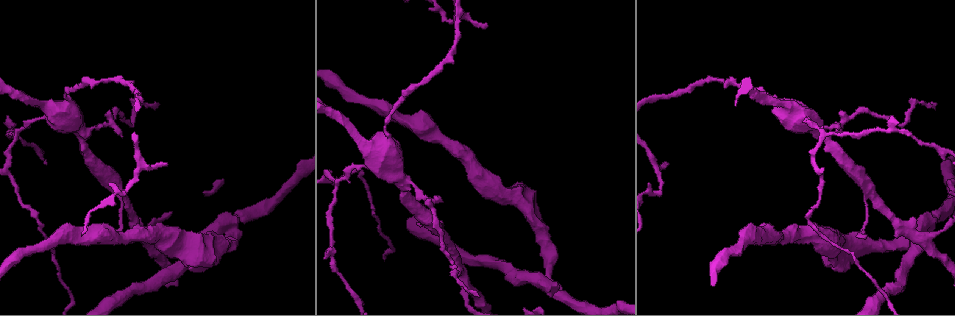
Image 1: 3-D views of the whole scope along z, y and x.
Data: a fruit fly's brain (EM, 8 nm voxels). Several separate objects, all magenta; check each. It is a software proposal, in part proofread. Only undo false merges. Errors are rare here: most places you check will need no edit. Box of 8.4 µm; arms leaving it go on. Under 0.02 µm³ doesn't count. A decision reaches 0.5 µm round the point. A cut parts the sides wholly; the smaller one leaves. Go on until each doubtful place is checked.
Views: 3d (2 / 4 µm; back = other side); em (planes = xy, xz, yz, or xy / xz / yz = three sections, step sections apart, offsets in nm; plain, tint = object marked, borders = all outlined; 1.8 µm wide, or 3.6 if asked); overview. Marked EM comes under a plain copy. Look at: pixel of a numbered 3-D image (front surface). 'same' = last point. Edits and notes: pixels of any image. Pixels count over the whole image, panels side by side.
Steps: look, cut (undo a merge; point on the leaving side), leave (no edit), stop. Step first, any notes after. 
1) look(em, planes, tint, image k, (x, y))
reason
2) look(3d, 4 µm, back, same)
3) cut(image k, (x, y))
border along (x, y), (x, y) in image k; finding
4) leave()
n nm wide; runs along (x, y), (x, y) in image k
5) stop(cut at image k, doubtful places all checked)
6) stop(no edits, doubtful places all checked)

look(3d, 4 µm, image 1, (17, 131))
three-way junction

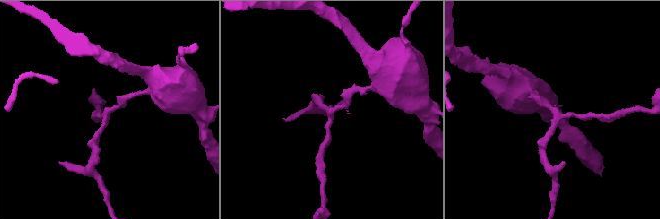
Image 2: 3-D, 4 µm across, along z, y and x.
look(em, xy, step 4, tint, image 2, (106, 112))
3 arms; now the EM

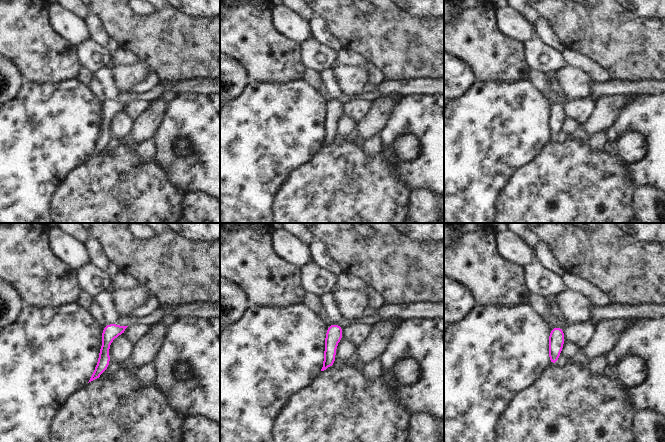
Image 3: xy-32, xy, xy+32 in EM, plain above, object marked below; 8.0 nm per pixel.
look(em, planes, borders, same)

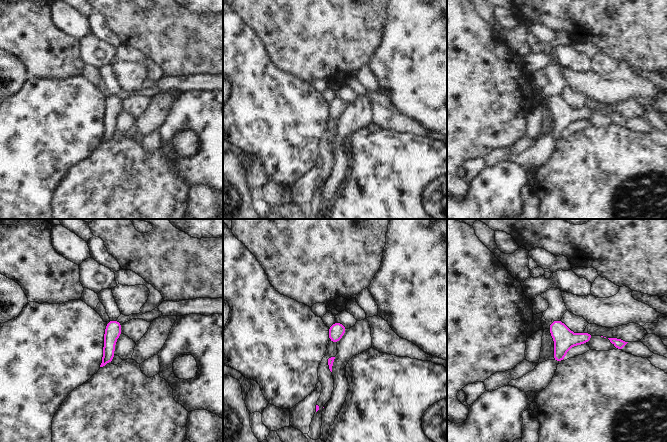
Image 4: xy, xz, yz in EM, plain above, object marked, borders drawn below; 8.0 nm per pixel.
leave()
130 nm wide; one neuron here

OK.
look(em, 3.6 µm, xy, step 8, tint, image 1, (787, 109))
thick turns thin

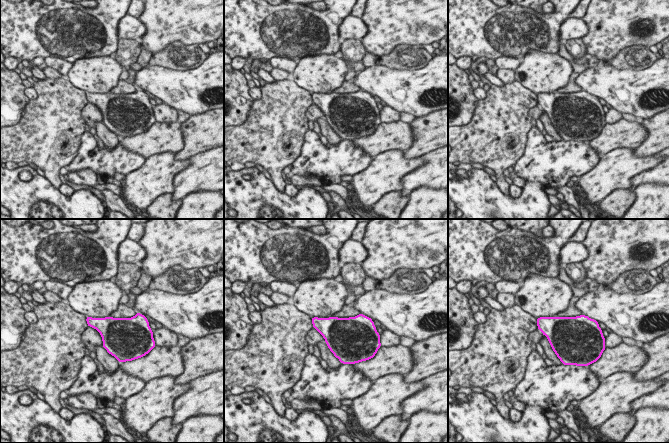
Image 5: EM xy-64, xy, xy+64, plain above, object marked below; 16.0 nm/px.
look(em, 3.6 µm, planes, tint, same)

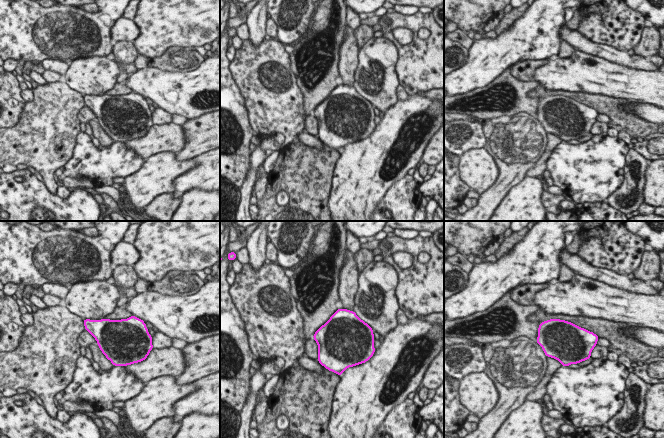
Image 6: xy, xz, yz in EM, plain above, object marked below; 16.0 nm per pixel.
leave()
600 nm wide; one neuron here

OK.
look(3d, 4 µm, back, image 1, (550, 284))
three arms meet

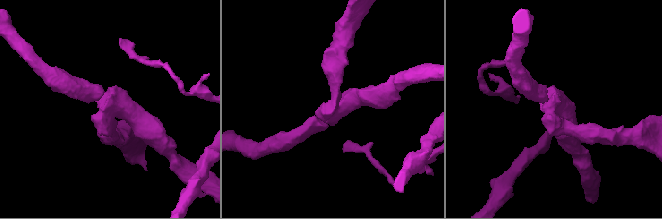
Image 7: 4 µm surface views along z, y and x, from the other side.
look(em, 3.6 µm, planes, tint, image 7, (108, 118))
3 arms; arms of 260, 280, 380 nm; need the tissue

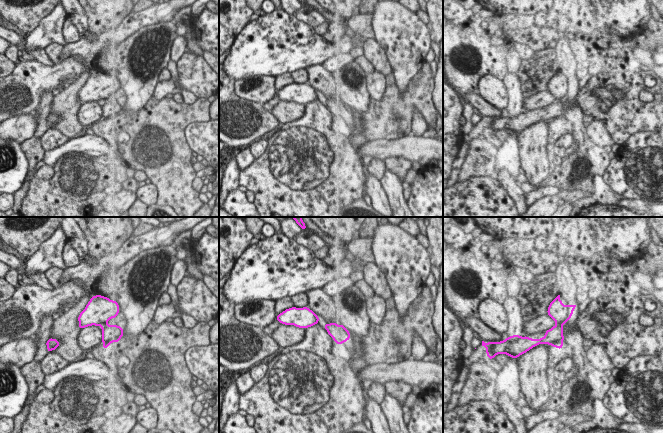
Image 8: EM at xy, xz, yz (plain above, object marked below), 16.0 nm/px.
cut(image 8, (557, 311))
border along (557, 324), (562, 325) in image 8; a second neuron is stuck on

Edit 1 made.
look(3d, 4 µm, image 1, (196, 241))
thick turns thin

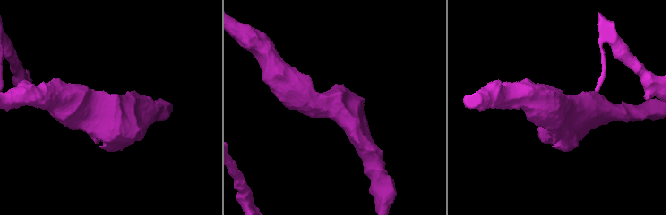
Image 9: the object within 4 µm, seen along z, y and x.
look(em, 3.6 µm, planes, tint, image 9, (336, 104))
now the EM

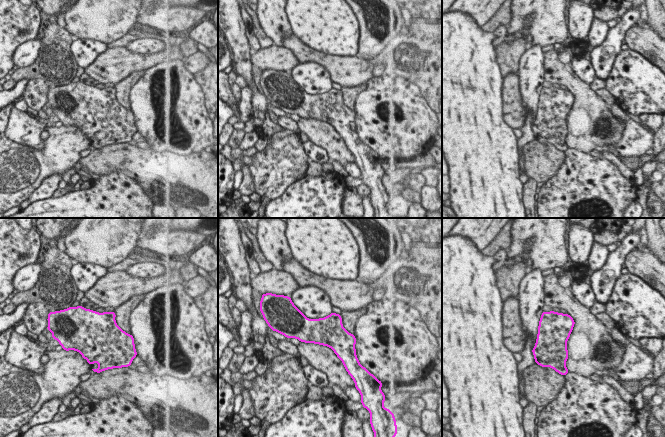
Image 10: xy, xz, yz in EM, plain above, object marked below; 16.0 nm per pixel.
leave()
all the same neuron

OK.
look(3d, 2 µm, image 1, (142, 243))
a fork

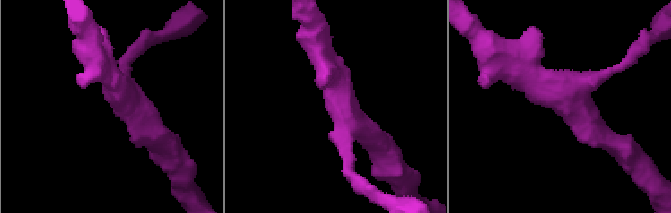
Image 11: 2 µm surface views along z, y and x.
look(em, planes, tint, image 11, (563, 94))
3 arms; now the EM

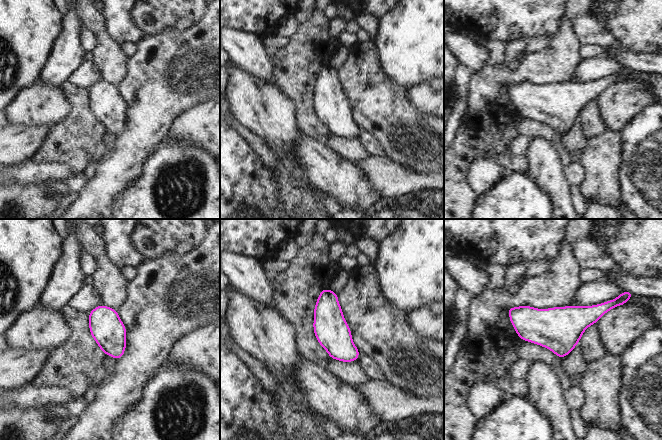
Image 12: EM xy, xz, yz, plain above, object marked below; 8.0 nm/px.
leave()
260 nm wide; one neuron here

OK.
look(em, xz, step 8, tint, image 1, (400, 183))
arms part here

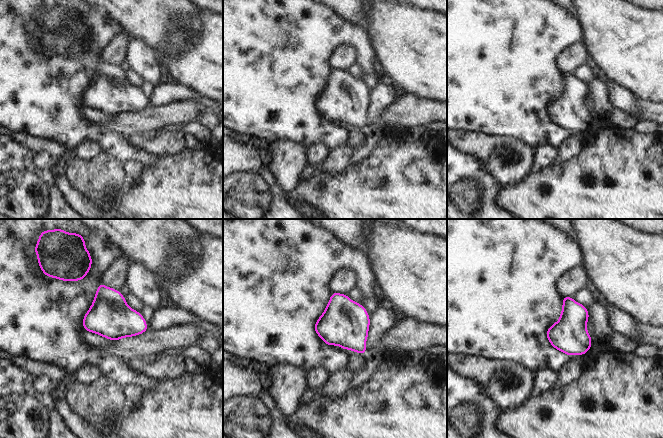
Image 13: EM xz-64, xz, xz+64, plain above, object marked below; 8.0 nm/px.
look(em, xy, step 16, tint, same)

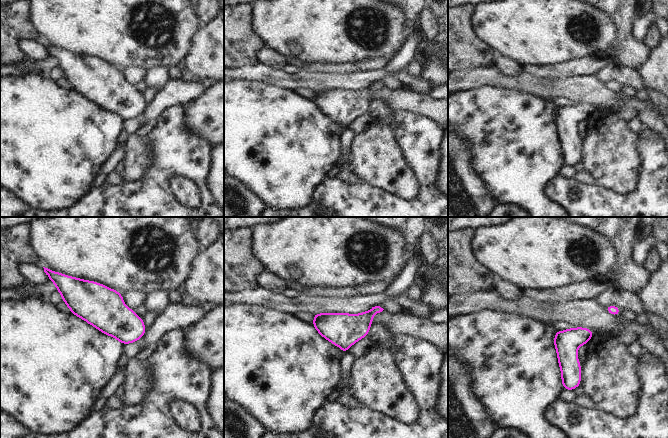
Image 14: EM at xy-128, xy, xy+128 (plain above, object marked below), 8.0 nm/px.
leave()
one neuron here

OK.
look(3d, 4 µm, image 1, (128, 187))
abrupt turn

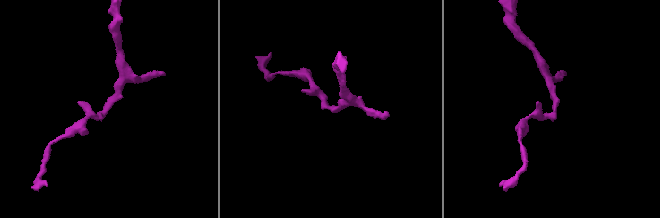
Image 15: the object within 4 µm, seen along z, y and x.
look(em, yz, step 16, tint, image 15, (554, 110))
arms of 170, 200 nm

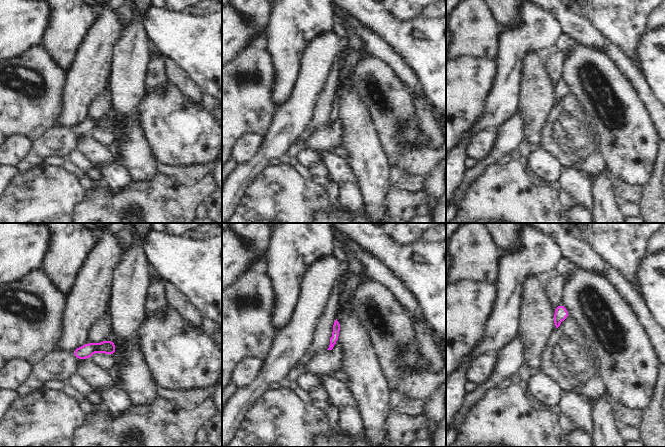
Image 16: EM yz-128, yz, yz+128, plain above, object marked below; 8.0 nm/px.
look(em, planes, tint, same)
cut it another way

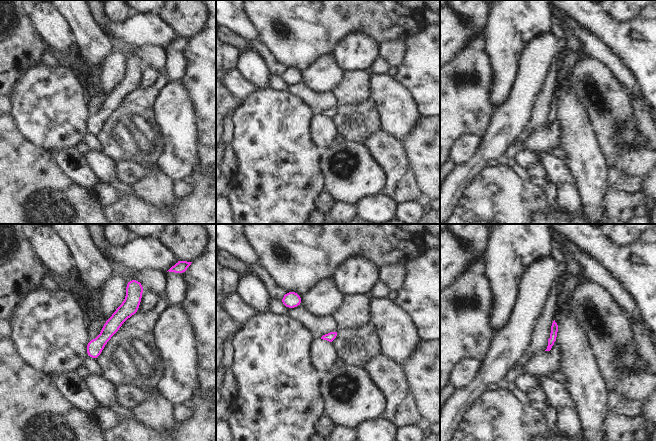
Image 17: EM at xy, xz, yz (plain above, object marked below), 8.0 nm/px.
leave()
runs along (135, 285), (131, 304), (90, 354) in image 17; one neuron here

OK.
stop(cut at image 8, doubtful places all checked)

